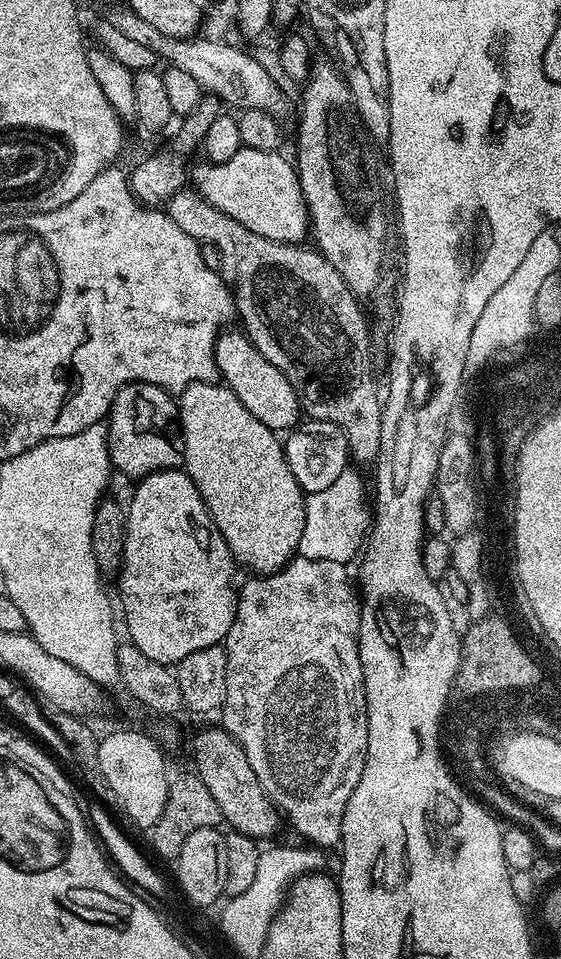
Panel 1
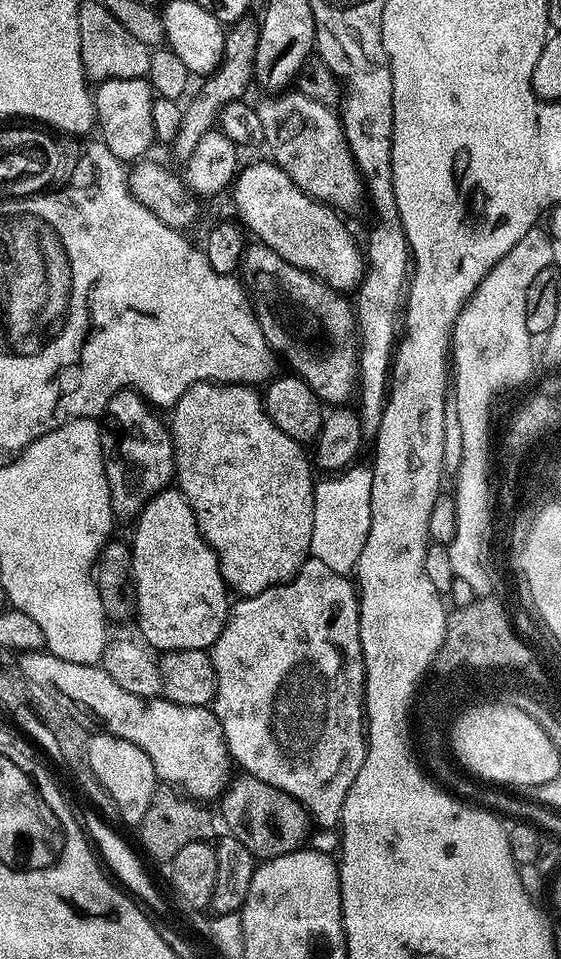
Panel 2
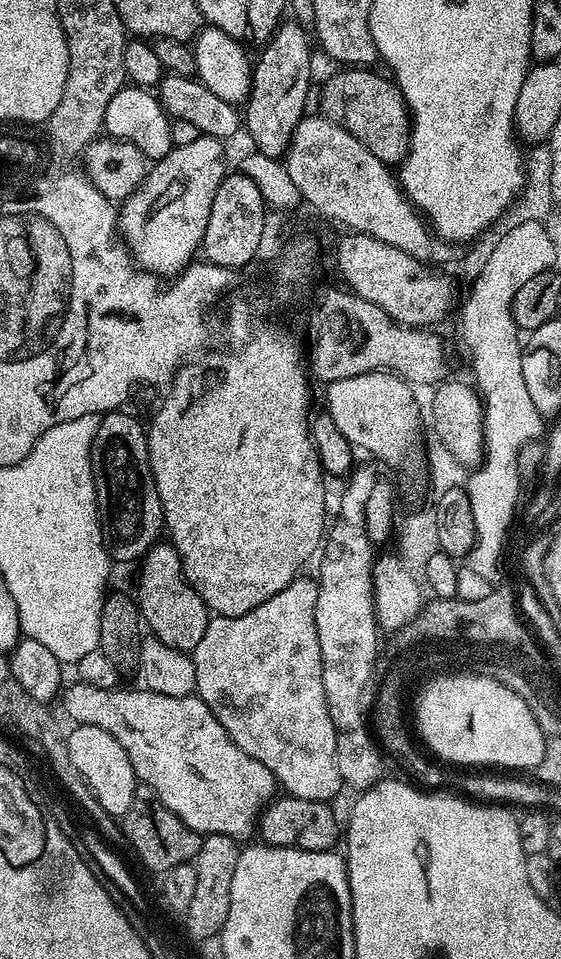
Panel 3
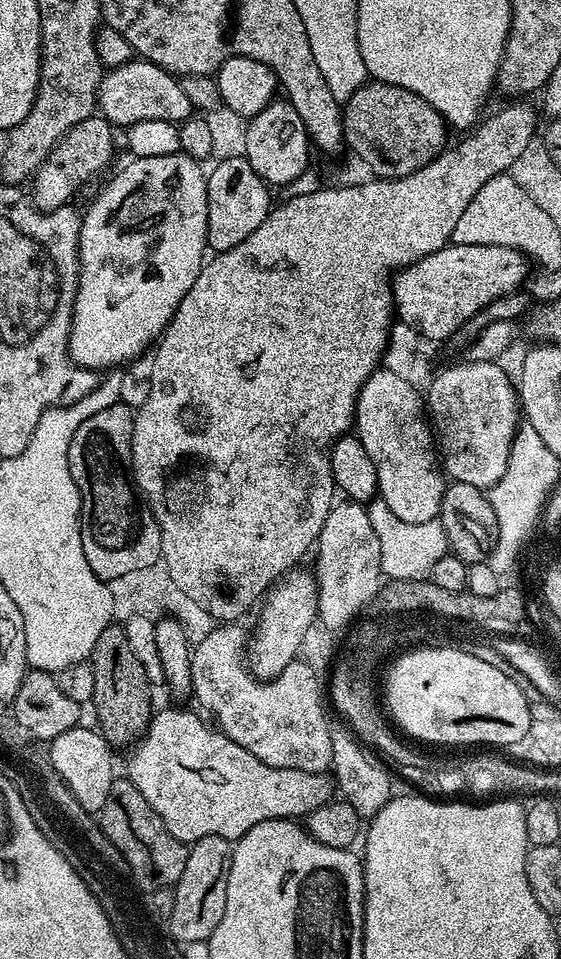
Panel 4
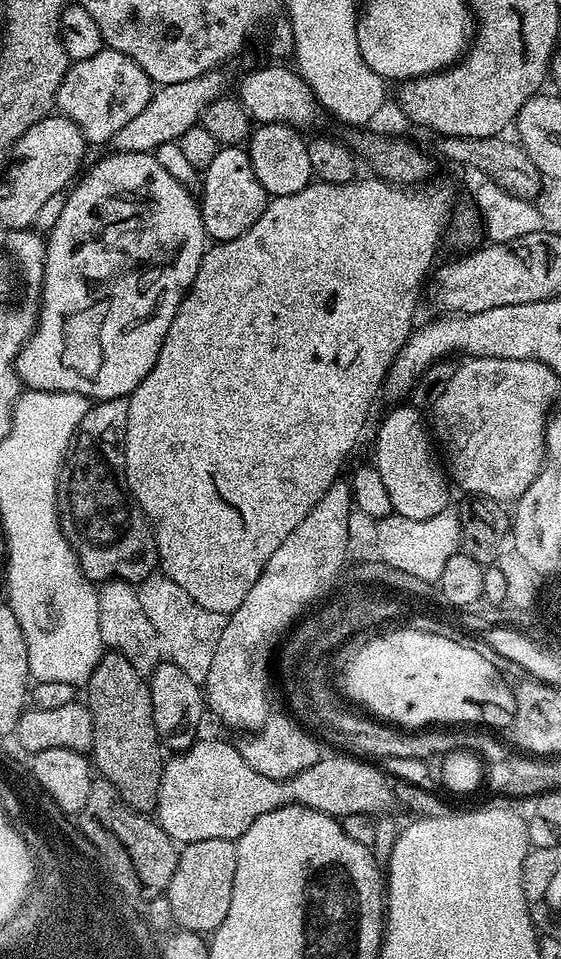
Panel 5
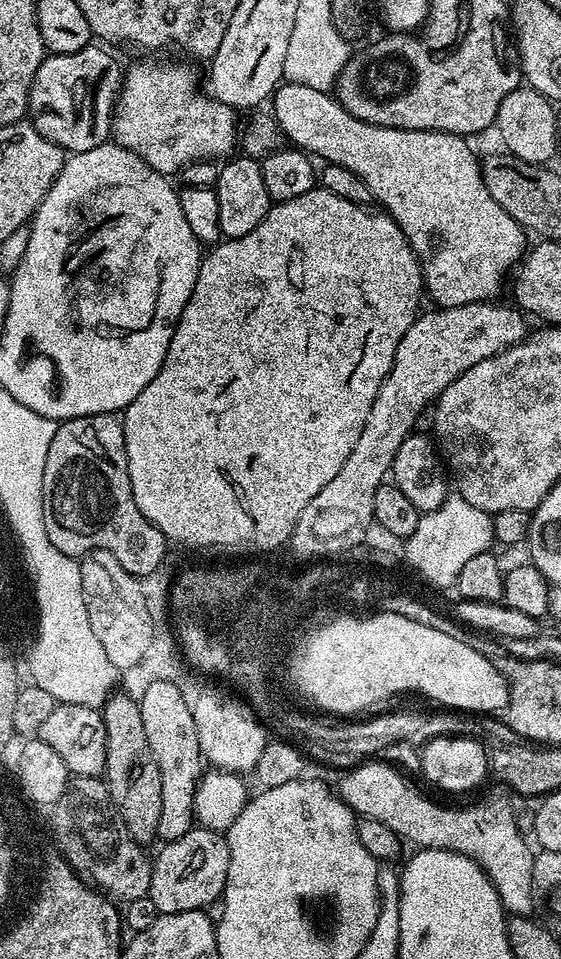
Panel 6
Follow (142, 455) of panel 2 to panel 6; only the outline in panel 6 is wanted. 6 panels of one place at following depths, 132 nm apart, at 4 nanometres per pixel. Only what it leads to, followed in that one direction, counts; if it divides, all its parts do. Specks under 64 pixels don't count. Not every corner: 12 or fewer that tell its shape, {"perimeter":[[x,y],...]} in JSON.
{"perimeter":[[124,422],[57,423],[42,474],[50,542],[139,578],[164,535],[134,502]]}

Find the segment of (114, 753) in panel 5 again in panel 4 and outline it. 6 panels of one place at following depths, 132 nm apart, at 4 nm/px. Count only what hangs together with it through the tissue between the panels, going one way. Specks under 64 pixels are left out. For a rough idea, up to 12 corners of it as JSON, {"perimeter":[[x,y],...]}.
{"perimeter":[[108,624],[90,657],[95,723],[116,750],[154,715],[124,627]]}

